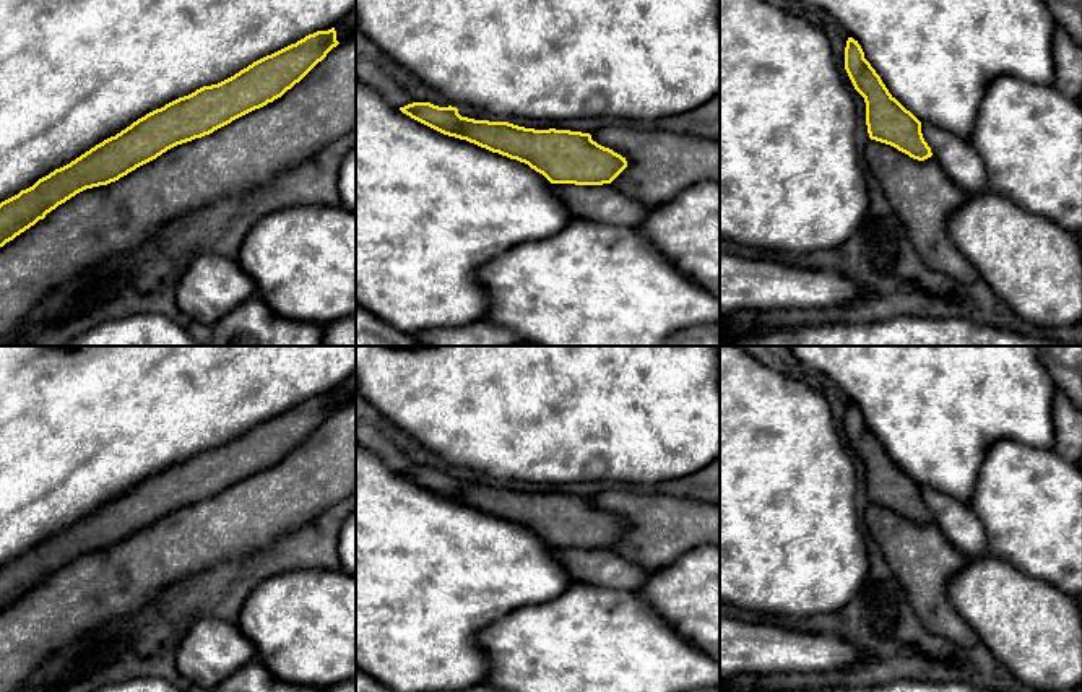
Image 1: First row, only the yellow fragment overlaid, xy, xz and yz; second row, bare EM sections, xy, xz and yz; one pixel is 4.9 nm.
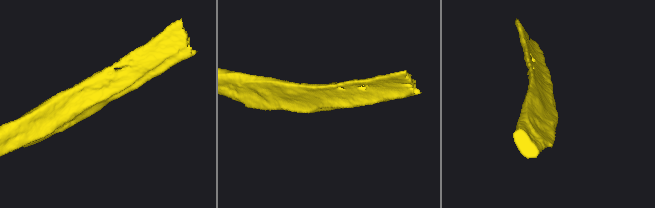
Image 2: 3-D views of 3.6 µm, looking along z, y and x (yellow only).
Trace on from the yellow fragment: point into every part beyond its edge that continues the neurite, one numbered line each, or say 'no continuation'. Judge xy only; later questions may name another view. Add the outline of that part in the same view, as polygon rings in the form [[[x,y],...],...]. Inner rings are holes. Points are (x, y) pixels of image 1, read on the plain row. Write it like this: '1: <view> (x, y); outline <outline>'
no continuation

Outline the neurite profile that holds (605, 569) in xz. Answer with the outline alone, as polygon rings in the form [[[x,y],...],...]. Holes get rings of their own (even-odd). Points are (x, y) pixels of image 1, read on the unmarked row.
[[[554,547],[572,585],[591,585],[604,590],[638,590],[651,577],[645,569],[627,557],[603,549]]]

